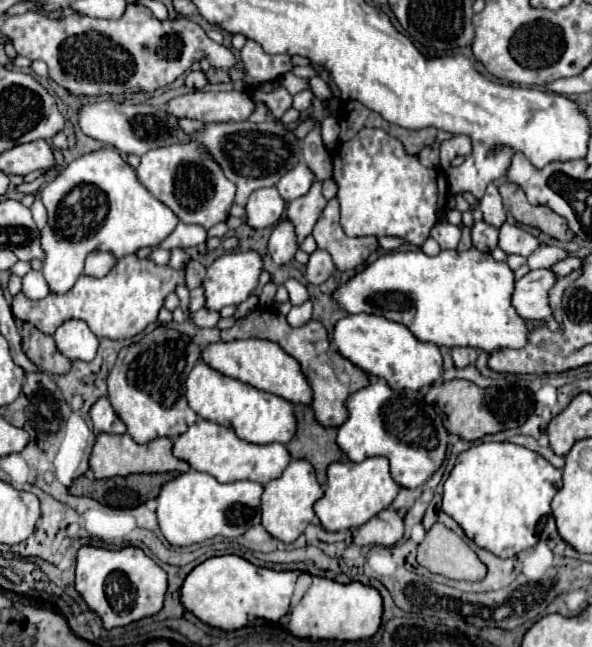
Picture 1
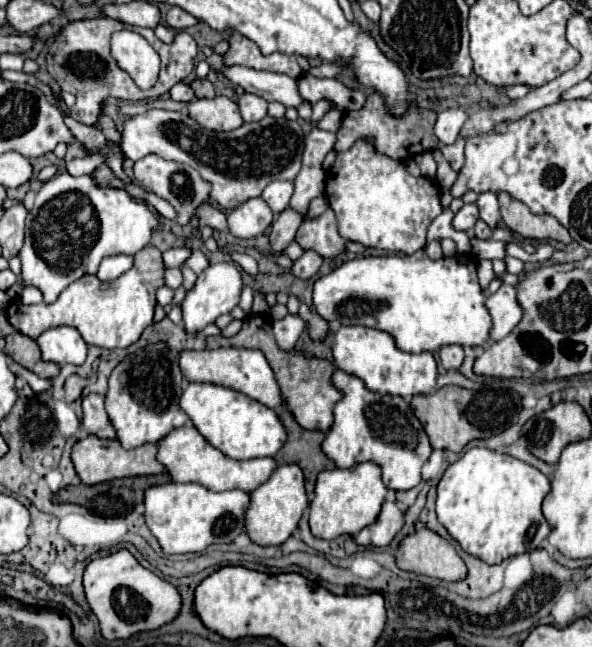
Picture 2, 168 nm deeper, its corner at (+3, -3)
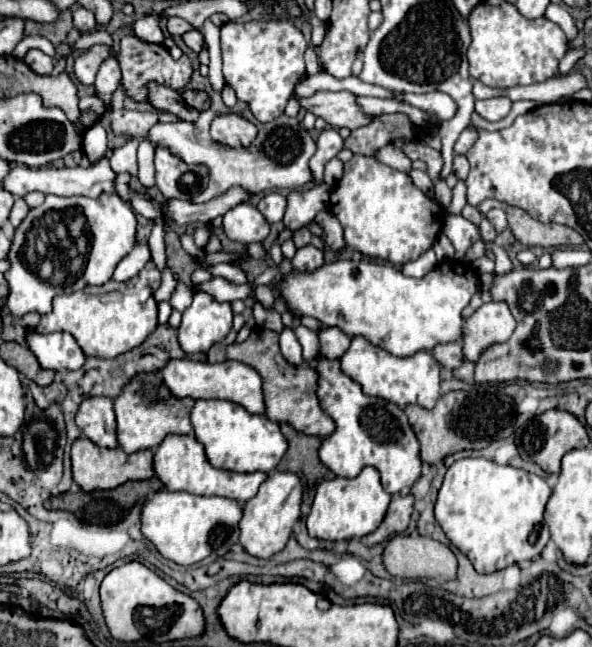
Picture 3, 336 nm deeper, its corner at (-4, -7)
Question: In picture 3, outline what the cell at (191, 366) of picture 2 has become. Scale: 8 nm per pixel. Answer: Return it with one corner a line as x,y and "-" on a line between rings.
170,360
162,370
162,378
164,378
164,384
178,398
184,398
184,396
190,396
194,400
220,398
220,400
236,402
254,414
266,412
264,392
262,392
262,376
258,376
256,368
250,368
248,364
242,364
238,360
226,360
220,364
194,362
194,360

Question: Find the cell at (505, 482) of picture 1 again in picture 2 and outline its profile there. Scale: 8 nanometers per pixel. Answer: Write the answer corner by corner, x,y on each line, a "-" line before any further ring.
471,448
445,470
443,478
437,484
437,518
465,552
477,556
485,564
501,564
515,554
527,552
531,526
535,530
543,522
541,502
549,494
549,488
551,486
547,476
537,468
495,450

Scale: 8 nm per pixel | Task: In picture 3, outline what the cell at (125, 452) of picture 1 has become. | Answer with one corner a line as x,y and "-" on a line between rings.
78,438
72,444
72,474
76,484
84,490
84,492
92,492
92,490
108,490
108,488
116,488
128,480
146,480
154,476
154,454
152,450
140,450
134,454
126,454
122,452
122,448
100,448
96,446
92,440
88,438

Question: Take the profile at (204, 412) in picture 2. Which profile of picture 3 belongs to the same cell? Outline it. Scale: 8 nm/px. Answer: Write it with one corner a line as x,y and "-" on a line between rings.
196,400
190,420
198,442
204,446
210,464
216,468
234,472
270,472
278,466
288,448
278,422
266,420
266,416
260,414
250,414
240,404
228,400

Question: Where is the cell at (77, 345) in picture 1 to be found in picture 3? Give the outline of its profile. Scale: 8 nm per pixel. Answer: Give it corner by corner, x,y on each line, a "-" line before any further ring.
28,332
28,348
34,352
42,368
50,370
78,370
86,362
86,354
68,332
36,334

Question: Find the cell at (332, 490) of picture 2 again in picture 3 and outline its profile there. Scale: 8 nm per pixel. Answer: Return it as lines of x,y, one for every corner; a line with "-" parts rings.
366,466
356,478
334,478
318,484
312,512
306,518
306,528
308,534
318,540
336,542
336,540
362,538
374,532
374,528
378,528
378,524
386,516
388,504
390,504
390,494
384,490
378,470

